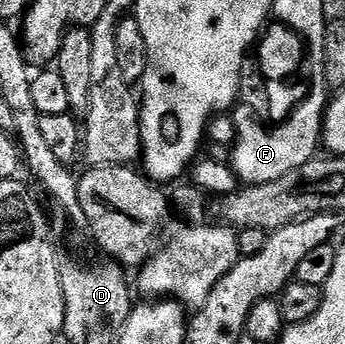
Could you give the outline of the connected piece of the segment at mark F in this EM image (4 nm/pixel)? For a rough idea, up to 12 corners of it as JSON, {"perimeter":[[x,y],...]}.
{"perimeter":[[309,92],[266,130],[236,105],[229,165],[240,183],[278,180],[320,153],[328,103]]}

